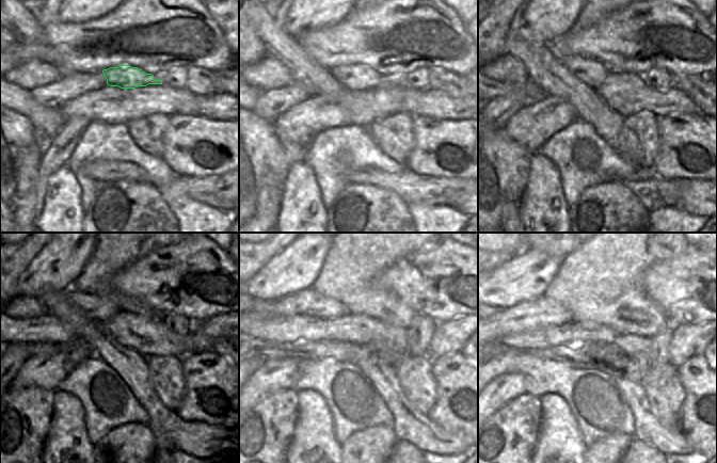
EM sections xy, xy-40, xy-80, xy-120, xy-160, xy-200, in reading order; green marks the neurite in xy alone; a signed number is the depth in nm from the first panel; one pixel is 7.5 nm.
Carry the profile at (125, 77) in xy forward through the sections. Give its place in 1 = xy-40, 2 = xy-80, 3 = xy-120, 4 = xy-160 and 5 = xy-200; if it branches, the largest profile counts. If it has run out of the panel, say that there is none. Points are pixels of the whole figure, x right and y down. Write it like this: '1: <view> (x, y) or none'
1: xy-40 (353, 77)
2: xy-80 (590, 72)
3: xy-120 (120, 324)
4: xy-160 (309, 314)
5: xy-200 (545, 317)

